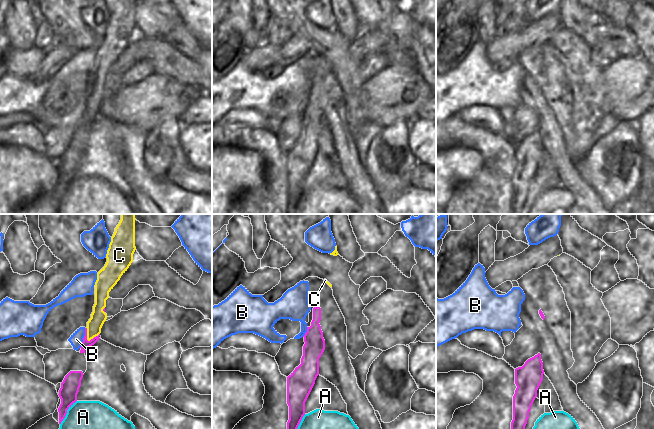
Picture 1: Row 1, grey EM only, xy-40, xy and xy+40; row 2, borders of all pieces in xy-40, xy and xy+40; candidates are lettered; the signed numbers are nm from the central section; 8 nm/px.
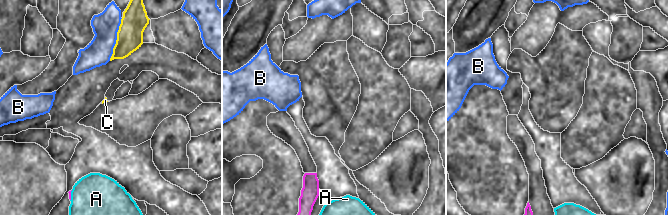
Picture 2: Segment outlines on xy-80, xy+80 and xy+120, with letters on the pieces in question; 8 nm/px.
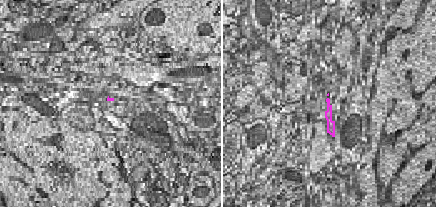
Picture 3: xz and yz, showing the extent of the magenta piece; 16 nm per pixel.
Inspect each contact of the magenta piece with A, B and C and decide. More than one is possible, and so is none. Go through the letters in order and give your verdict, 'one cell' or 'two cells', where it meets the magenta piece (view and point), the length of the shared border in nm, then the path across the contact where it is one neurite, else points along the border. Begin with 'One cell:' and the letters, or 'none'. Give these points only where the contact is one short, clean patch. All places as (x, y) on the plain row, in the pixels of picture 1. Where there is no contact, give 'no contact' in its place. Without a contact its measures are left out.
One cell: C
A: two cells | xy-40 (66, 188) | 240 nm
B: two cells | xy-40 (83, 114) | 170 nm | along xy-40 (85, 104), (83, 117), (79, 123)
C: one cell | xy-40 (86, 115) | 130 nm | across xy-40 (85, 120), (86, 115), (92, 109), (98, 93)

